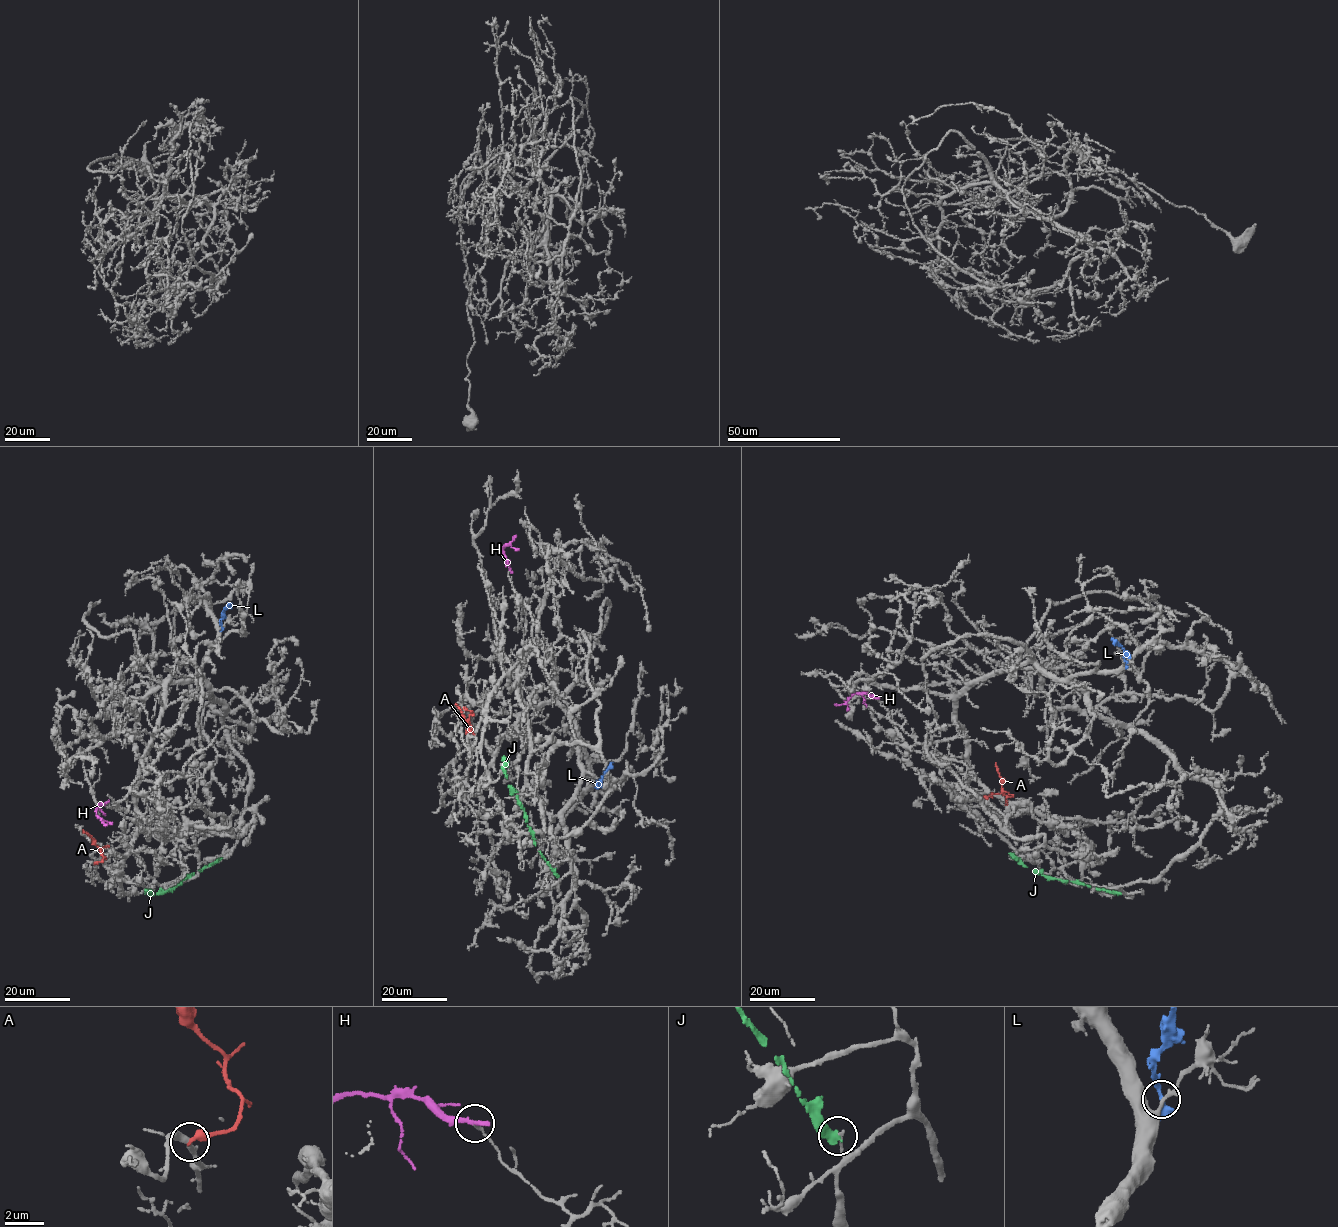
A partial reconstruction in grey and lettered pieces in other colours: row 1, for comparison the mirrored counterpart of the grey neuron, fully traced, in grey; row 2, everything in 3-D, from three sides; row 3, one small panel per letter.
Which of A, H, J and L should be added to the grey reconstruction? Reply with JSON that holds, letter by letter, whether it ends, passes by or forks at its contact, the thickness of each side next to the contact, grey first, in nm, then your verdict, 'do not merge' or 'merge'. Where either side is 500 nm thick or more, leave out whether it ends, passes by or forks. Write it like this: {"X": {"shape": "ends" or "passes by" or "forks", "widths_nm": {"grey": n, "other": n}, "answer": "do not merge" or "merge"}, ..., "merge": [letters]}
{"A": {"shape": "ends", "widths_nm": {"grey": 340, "other": 360}, "answer": "do not merge"}, "H": {"shape": "ends", "widths_nm": {"grey": 130, "other": 280}, "answer": "do not merge"}, "J": {"shape": "ends", "widths_nm": {"grey": 130, "other": 440}, "answer": "do not merge"}, "L": {"shape": "ends", "widths_nm": {"grey": 260, "other": 400}, "answer": "do not merge"}, "merge": []}

